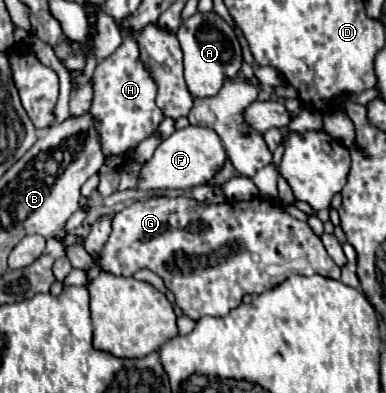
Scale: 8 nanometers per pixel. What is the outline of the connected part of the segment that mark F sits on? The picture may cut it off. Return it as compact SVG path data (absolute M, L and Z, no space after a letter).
M185 127L173 131L153 153L149 161L141 165L137 189L187 189L207 183L225 163L225 149L219 135L207 127Z

